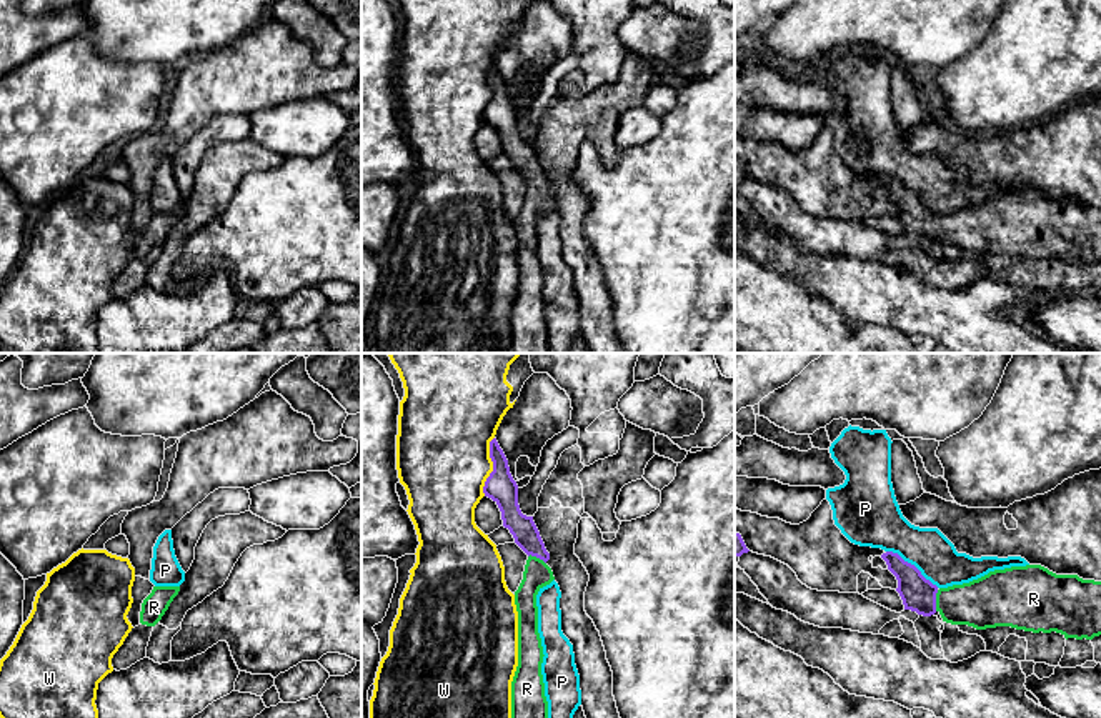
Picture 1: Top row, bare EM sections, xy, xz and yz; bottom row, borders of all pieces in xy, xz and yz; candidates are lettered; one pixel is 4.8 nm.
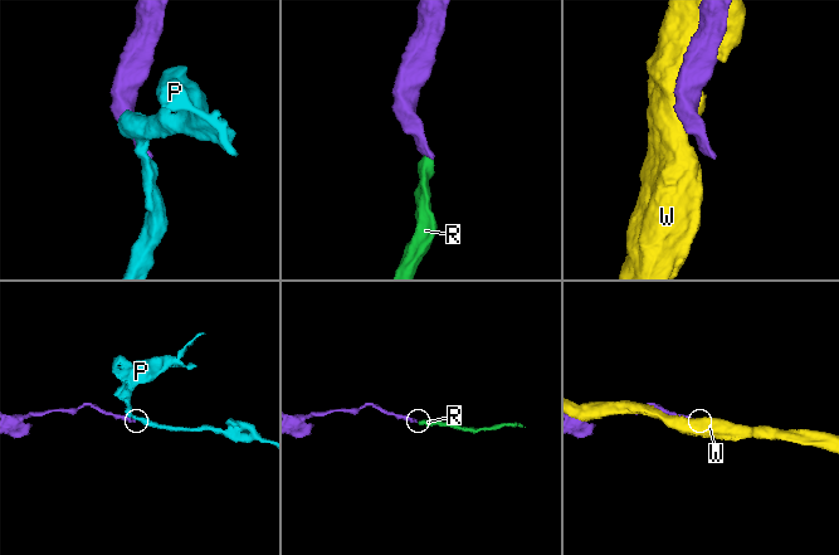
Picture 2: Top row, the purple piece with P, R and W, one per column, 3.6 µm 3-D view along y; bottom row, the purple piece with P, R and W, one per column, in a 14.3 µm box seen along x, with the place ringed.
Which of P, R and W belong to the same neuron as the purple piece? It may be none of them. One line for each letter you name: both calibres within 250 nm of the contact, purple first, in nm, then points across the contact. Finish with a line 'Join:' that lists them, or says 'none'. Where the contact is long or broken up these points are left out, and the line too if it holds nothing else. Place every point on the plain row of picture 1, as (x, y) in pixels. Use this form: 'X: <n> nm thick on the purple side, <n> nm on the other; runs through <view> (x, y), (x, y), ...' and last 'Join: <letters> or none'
R: 160 nm thick on the purple side, 240 nm on the other; runs through yz (918, 220), (926, 227), (935, 227), (986, 229)
Join: R

